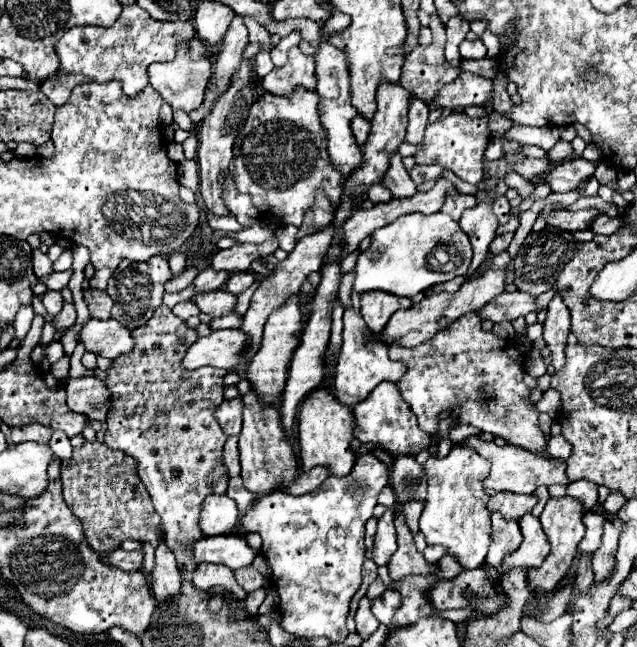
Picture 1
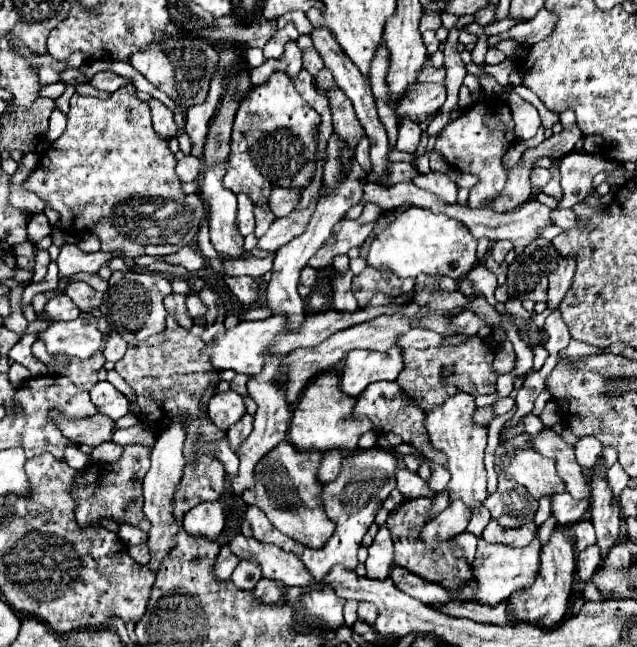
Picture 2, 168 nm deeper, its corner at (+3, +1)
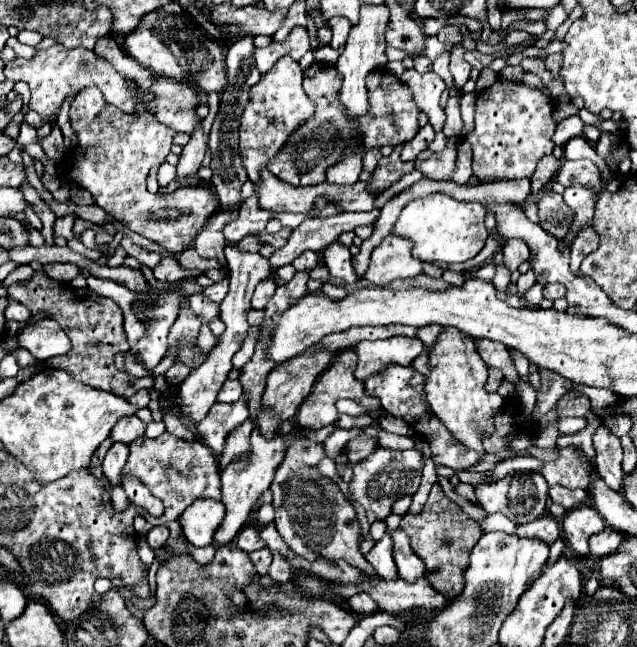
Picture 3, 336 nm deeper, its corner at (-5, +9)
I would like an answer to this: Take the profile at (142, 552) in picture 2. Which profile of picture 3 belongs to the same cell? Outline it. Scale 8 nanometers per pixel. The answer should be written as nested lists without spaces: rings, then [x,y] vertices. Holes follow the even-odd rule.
[[[158,525],[158,527],[152,527],[152,529],[150,529],[150,533],[146,535],[146,539],[148,539],[148,543],[150,543],[154,549],[158,549],[158,547],[162,547],[162,545],[166,543],[168,535],[170,535],[168,527],[166,527],[166,525]]]

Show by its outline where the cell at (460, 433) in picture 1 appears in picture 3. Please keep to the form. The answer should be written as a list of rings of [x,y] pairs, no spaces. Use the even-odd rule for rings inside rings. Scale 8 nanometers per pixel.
[[[562,417],[558,427],[560,427],[560,435],[564,433],[578,433],[580,429],[584,429],[588,423],[586,417]]]

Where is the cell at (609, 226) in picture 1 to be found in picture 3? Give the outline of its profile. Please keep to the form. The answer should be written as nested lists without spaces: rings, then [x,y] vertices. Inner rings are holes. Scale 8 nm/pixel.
[[[550,191],[540,197],[538,201],[538,217],[540,217],[540,227],[548,231],[556,239],[566,237],[566,227],[568,227],[568,207],[564,207],[562,195]]]

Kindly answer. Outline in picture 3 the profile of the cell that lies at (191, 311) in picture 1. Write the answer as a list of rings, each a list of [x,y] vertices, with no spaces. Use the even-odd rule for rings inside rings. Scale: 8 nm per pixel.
[[[222,279],[222,281],[214,283],[212,287],[204,289],[204,297],[208,297],[214,303],[222,303],[224,297],[226,297],[226,293],[228,293],[228,279]]]

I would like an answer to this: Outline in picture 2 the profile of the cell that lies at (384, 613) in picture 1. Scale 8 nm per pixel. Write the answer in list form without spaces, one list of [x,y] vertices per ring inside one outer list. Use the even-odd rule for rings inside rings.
[[[362,601],[360,607],[358,607],[358,619],[364,619],[366,623],[374,623],[376,621],[376,605],[374,603],[368,603],[368,601]]]

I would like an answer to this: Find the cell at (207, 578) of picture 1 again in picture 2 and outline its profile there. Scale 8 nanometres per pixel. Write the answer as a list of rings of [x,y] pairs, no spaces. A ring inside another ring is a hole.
[[[222,547],[216,561],[214,561],[214,565],[212,565],[212,573],[216,575],[216,579],[228,581],[236,565],[238,565],[236,555],[232,555],[232,551],[228,551],[228,547]]]

